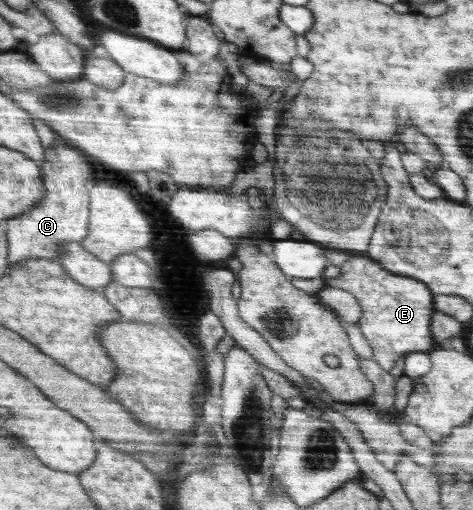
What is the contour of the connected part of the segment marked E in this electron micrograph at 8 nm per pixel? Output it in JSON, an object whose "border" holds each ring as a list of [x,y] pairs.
{"border":[[[353,255],[340,265],[340,275],[335,278],[326,278],[326,285],[338,287],[351,292],[362,309],[359,321],[361,335],[367,339],[367,343],[373,348],[372,360],[374,360],[384,371],[392,373],[396,370],[399,358],[414,352],[430,352],[434,349],[436,342],[432,333],[431,311],[433,311],[433,295],[425,282],[409,276],[394,274],[380,265],[380,262],[366,255]]]}

